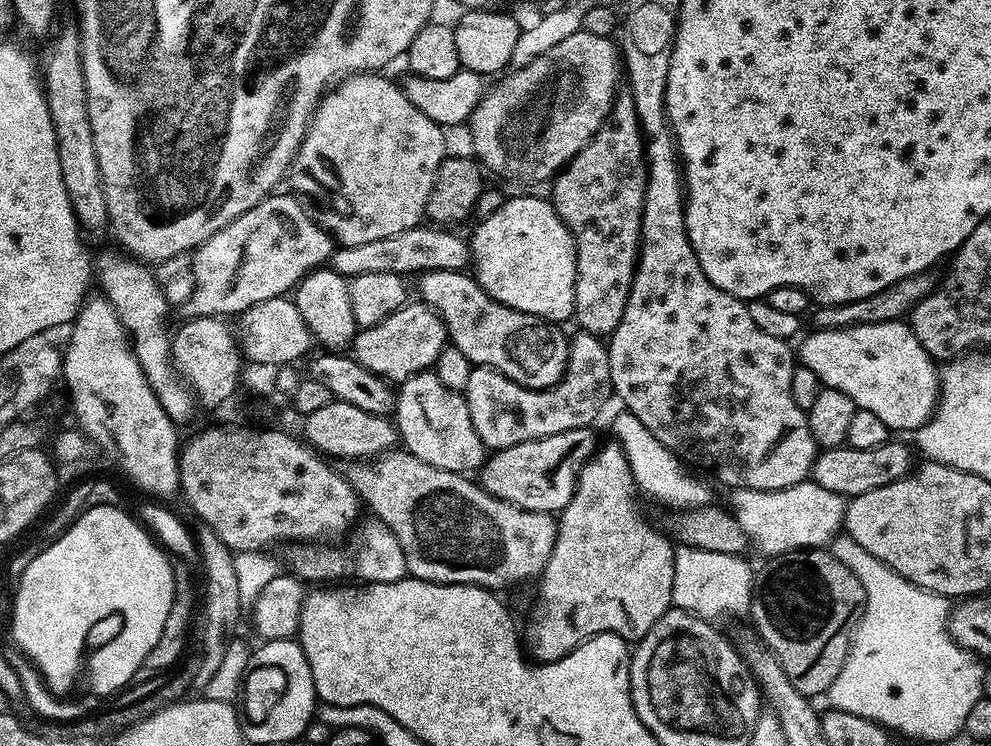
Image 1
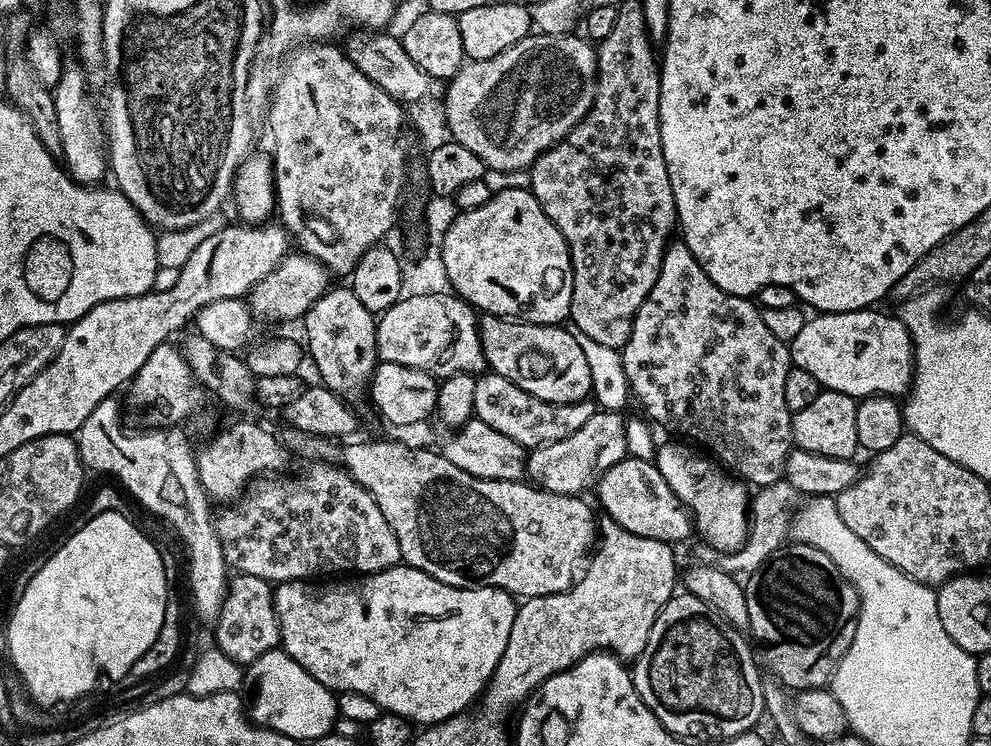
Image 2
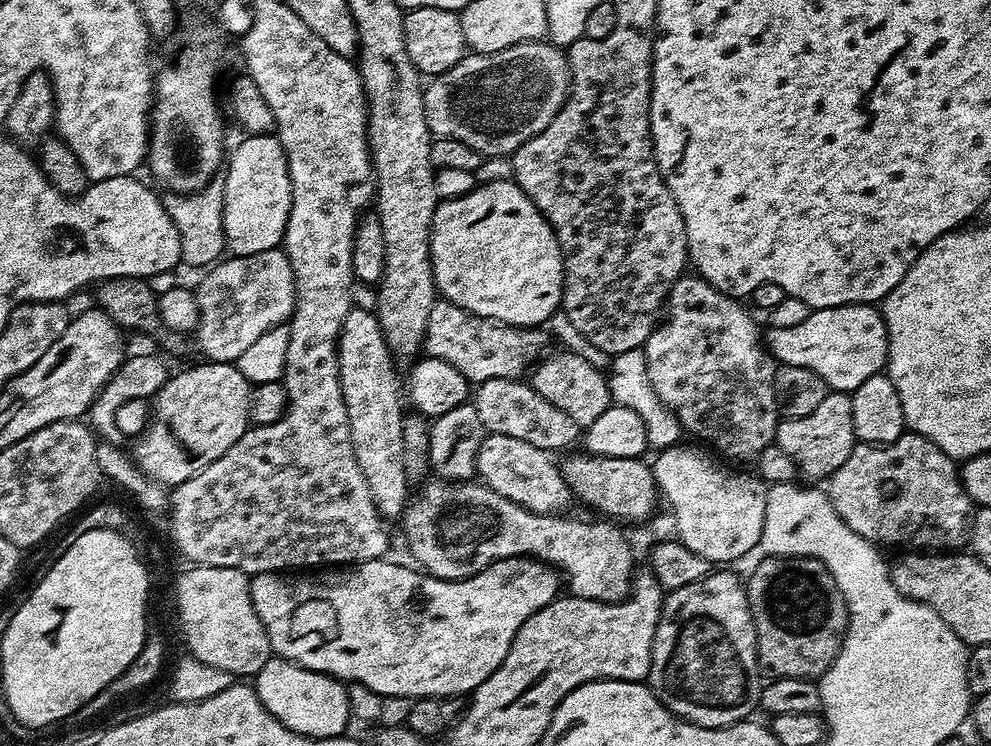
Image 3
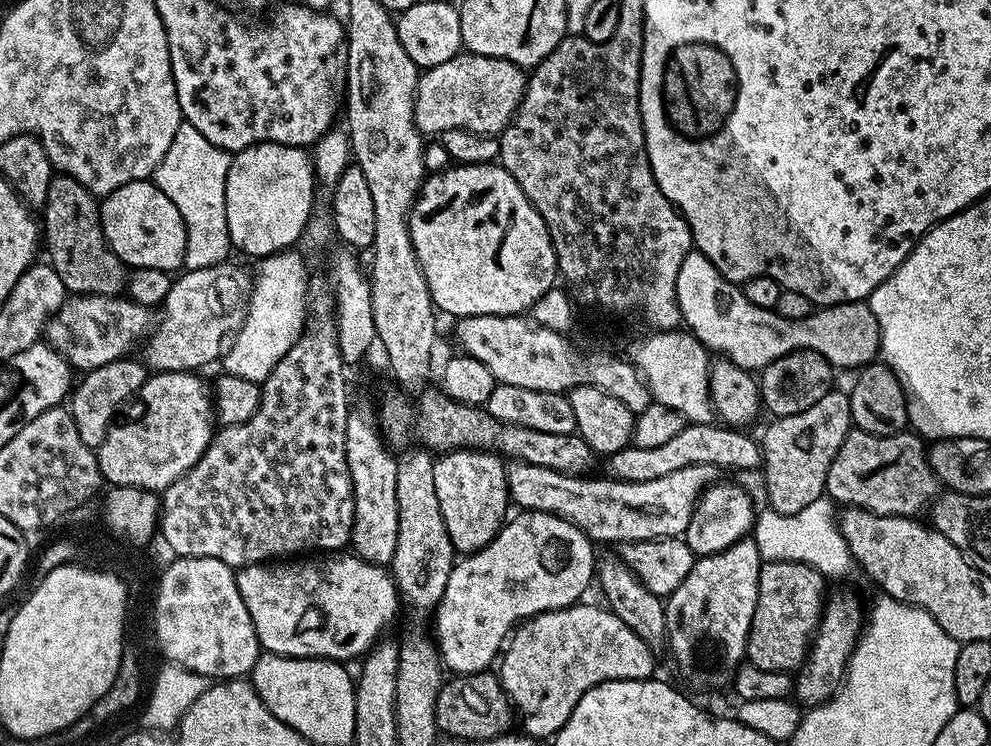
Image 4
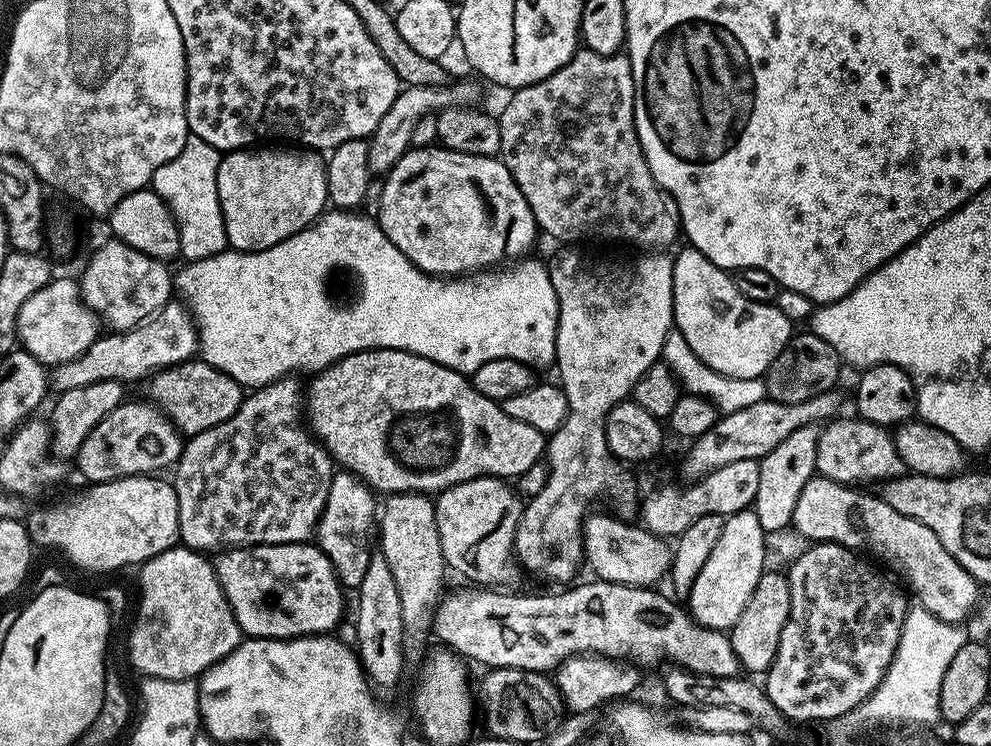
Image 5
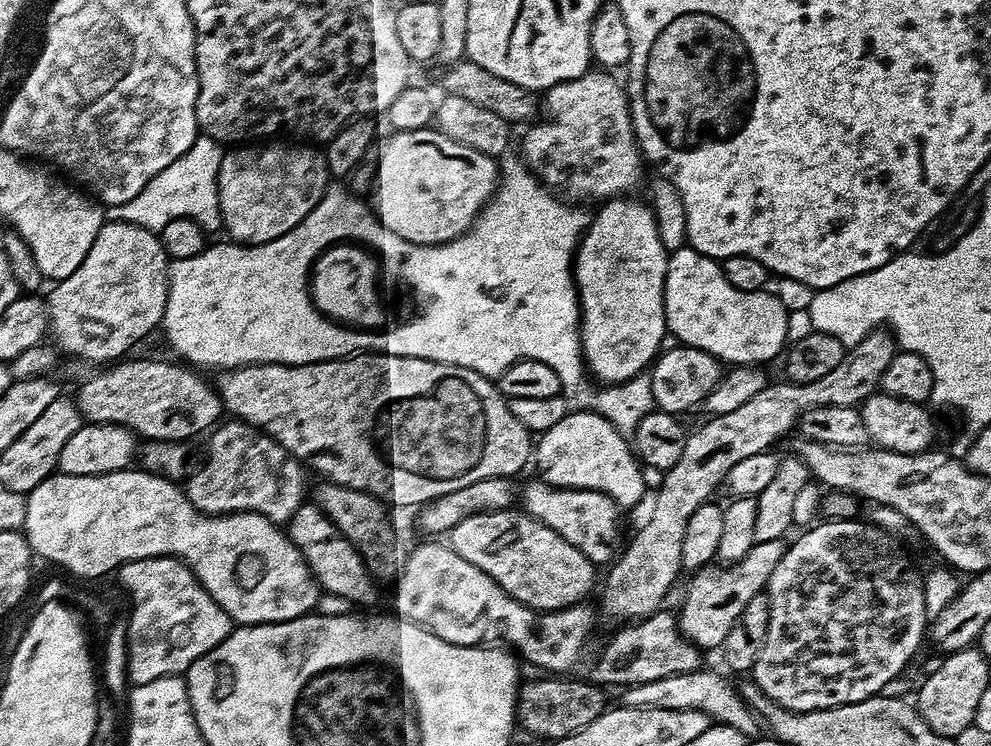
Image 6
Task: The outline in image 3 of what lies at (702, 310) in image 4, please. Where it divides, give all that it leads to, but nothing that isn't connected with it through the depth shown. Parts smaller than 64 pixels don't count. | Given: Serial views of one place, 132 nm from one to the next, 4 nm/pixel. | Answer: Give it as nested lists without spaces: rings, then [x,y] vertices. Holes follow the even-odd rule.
[[[870,304],[817,308],[809,311],[806,322],[798,326],[769,327],[766,332],[766,347],[777,365],[806,366],[806,370],[814,370],[814,374],[821,376],[828,383],[829,389],[850,394],[862,386],[866,378],[881,375],[885,371],[888,362],[888,328],[884,324],[883,315]]]

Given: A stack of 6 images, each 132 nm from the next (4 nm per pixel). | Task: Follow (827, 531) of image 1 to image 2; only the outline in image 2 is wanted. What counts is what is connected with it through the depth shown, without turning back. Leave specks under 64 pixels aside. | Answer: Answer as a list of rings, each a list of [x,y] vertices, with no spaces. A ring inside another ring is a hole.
[[[786,478],[757,487],[750,496],[748,537],[744,545],[736,552],[722,552],[719,555],[713,548],[704,546],[701,547],[699,559],[704,562],[714,561],[716,567],[724,572],[750,574],[755,568],[762,566],[762,562],[766,562],[766,558],[774,555],[789,539],[790,529],[793,527],[796,510],[801,500],[800,493],[794,490],[794,486]]]

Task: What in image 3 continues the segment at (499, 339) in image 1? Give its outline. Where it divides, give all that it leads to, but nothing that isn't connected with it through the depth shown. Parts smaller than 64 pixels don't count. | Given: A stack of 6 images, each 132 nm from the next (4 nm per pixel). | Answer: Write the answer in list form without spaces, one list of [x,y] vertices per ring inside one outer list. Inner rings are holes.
[[[567,350],[559,351],[553,356],[545,355],[531,369],[531,386],[535,392],[542,394],[542,398],[546,398],[546,402],[550,402],[554,406],[558,406],[558,410],[570,414],[570,418],[574,418],[574,422],[578,422],[580,429],[586,430],[602,414],[606,414],[608,408],[613,407],[614,401],[608,389],[607,375],[601,369],[590,366],[590,362],[586,362],[586,358]]]

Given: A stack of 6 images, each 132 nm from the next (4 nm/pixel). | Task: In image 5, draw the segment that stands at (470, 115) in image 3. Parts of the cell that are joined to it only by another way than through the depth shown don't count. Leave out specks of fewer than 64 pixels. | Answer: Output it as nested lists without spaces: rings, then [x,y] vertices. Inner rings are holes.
[[[460,80],[456,85],[439,84],[438,86],[414,86],[413,88],[405,87],[394,98],[394,106],[386,110],[382,122],[372,131],[368,140],[368,149],[370,150],[370,170],[373,177],[380,178],[393,168],[412,147],[412,135],[418,122],[422,122],[424,116],[430,116],[440,111],[441,108],[450,108],[453,106],[476,106],[481,102],[480,88],[472,80]]]

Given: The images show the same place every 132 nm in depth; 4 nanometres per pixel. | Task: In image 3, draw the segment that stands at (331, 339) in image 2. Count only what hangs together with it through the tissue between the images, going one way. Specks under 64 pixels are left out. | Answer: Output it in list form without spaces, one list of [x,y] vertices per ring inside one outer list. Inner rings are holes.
[[[353,306],[349,310],[342,322],[336,353],[342,398],[346,402],[352,445],[362,478],[366,478],[366,486],[370,486],[370,498],[374,498],[374,506],[385,521],[399,521],[410,498],[410,474],[404,465],[402,442],[406,408],[402,403],[402,380],[396,377],[397,361],[388,349],[375,311],[368,309],[367,312],[360,306]]]

